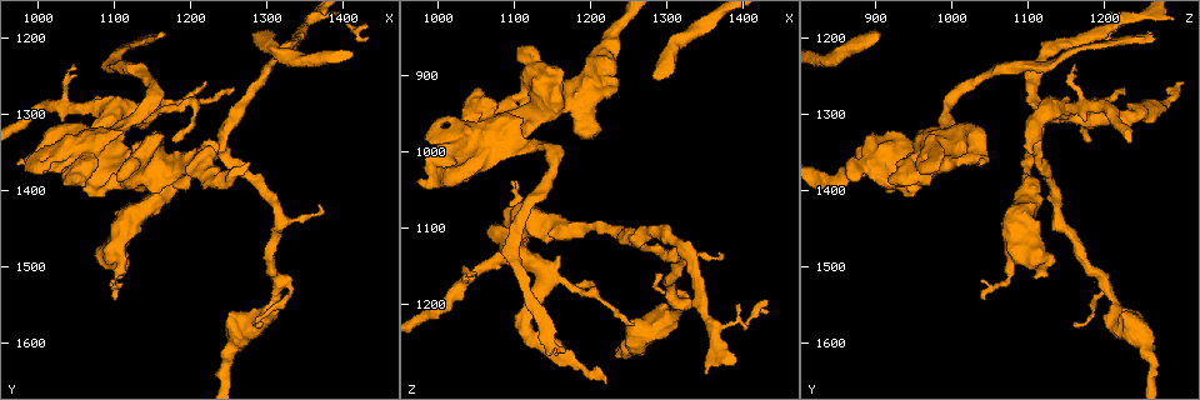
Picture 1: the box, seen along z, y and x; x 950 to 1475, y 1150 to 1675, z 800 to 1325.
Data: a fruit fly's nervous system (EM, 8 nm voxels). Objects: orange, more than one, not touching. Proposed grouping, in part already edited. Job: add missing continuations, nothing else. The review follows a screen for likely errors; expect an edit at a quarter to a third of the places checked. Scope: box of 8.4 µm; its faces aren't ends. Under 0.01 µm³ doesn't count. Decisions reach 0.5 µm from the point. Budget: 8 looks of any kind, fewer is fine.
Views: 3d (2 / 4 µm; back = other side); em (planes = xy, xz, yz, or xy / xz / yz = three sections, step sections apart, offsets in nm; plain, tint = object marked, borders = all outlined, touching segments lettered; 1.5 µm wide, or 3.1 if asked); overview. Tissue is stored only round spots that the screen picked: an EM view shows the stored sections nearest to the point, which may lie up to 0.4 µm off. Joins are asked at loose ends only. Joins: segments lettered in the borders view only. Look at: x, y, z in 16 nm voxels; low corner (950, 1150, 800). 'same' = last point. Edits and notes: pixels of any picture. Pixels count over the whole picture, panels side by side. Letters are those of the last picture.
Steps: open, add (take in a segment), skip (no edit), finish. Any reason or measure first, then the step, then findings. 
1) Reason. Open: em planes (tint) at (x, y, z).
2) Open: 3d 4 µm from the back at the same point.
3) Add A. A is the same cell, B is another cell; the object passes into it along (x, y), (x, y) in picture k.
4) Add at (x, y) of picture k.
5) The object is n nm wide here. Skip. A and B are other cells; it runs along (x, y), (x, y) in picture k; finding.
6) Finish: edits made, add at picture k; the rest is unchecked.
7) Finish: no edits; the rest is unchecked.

Tapers out. Open: 3d 4 µm at (1045, 1235, 1160).

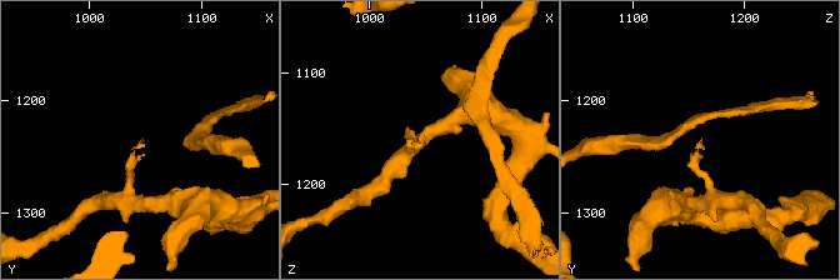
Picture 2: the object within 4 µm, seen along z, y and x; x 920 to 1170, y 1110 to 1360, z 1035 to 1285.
Open: em planes (borders) at (1048, 1236, 1160).

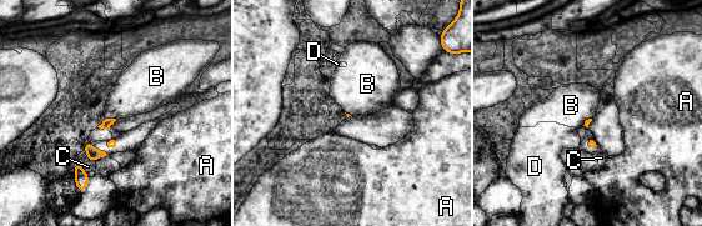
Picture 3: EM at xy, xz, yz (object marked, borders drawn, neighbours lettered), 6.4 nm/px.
Skip. A, B, C and D are other cells; a border runs along (104, 114), (108, 117), (116, 119) in picture 3; none of them fits.

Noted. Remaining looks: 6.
Branch stops here. Open: em xz step 8 (borders) at (1105, 1515, 1105).

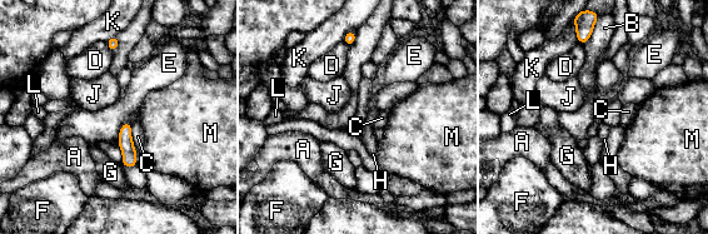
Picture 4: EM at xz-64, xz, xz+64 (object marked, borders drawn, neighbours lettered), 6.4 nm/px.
The longest contact is with C, 160 nm. Skip. A, B, C, D, E, F, G, H, J, K, L and M are other cells; it runs along (128, 125), (126, 148), (130, 164) in picture 4; none of them fits.

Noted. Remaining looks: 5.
Stops while still wide. Open: 3d 2 µm at (1165, 1330, 900).

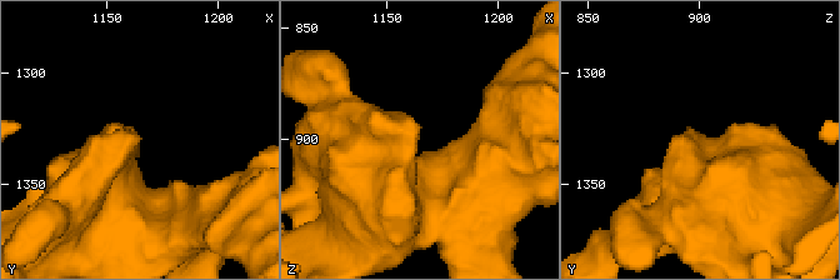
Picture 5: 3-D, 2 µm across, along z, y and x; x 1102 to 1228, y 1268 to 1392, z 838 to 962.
Shape alone is not enough. Open: em planes (plain) at (1166, 1328, 898).

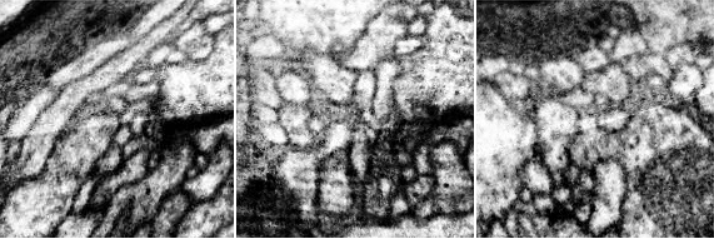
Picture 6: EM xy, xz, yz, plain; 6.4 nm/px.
See the neighbours. Open: em planes (borders) at the same point.

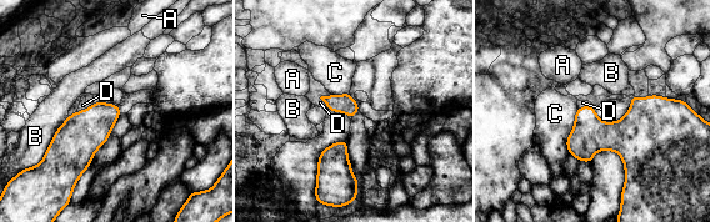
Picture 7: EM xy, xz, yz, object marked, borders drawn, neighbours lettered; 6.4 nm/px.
Skip. A, B, C and D are other cells; a border runs along (321, 95), (320, 99), (329, 109) in picture 7; none of them fits.

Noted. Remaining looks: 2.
Finish: no edits; the rest is unchecked.

